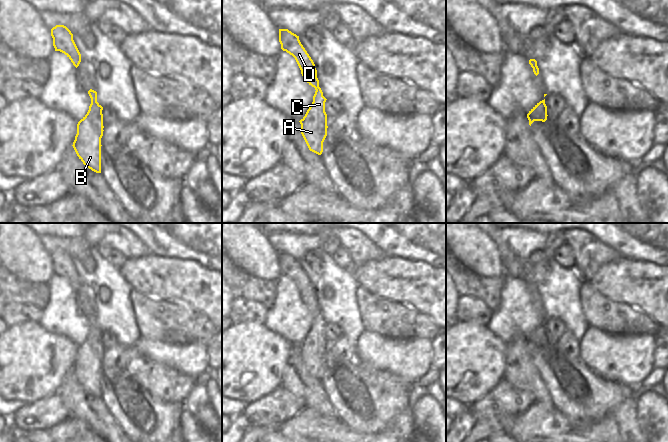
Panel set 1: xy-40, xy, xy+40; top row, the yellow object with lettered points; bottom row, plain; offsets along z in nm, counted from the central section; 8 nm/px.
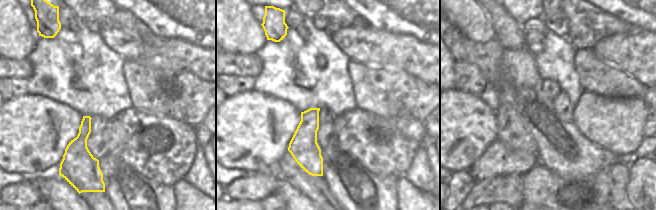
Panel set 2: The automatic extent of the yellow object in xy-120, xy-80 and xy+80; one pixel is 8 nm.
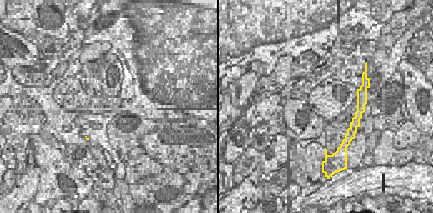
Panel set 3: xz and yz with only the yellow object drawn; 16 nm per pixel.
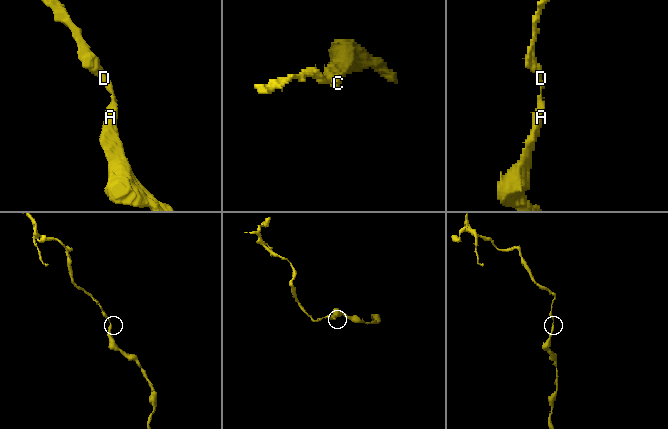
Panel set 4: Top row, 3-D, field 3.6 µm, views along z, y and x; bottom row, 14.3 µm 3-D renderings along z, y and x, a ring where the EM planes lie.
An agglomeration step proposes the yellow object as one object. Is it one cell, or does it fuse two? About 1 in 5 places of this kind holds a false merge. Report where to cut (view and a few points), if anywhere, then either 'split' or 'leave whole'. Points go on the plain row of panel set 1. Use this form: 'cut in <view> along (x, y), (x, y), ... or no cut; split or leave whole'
no cut; leave whole

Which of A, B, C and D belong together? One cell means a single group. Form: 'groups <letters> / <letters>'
groups A B C D

